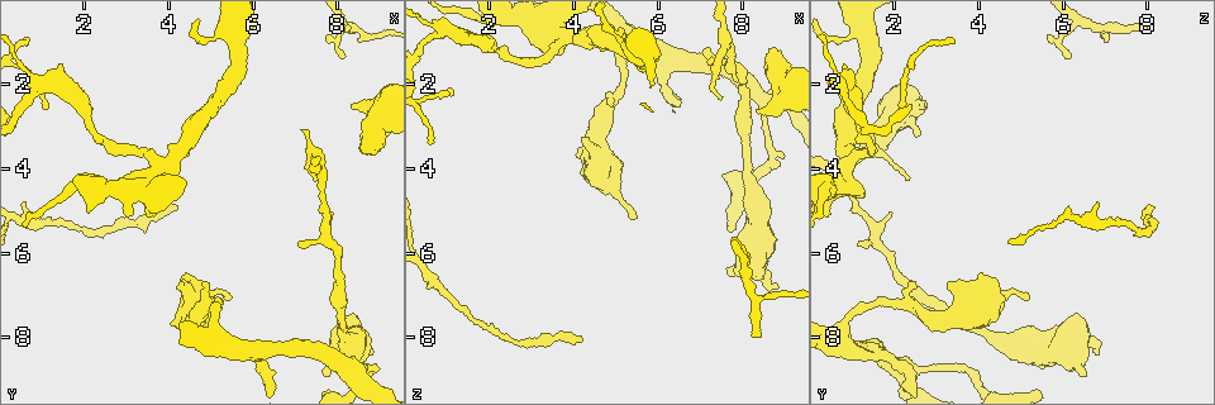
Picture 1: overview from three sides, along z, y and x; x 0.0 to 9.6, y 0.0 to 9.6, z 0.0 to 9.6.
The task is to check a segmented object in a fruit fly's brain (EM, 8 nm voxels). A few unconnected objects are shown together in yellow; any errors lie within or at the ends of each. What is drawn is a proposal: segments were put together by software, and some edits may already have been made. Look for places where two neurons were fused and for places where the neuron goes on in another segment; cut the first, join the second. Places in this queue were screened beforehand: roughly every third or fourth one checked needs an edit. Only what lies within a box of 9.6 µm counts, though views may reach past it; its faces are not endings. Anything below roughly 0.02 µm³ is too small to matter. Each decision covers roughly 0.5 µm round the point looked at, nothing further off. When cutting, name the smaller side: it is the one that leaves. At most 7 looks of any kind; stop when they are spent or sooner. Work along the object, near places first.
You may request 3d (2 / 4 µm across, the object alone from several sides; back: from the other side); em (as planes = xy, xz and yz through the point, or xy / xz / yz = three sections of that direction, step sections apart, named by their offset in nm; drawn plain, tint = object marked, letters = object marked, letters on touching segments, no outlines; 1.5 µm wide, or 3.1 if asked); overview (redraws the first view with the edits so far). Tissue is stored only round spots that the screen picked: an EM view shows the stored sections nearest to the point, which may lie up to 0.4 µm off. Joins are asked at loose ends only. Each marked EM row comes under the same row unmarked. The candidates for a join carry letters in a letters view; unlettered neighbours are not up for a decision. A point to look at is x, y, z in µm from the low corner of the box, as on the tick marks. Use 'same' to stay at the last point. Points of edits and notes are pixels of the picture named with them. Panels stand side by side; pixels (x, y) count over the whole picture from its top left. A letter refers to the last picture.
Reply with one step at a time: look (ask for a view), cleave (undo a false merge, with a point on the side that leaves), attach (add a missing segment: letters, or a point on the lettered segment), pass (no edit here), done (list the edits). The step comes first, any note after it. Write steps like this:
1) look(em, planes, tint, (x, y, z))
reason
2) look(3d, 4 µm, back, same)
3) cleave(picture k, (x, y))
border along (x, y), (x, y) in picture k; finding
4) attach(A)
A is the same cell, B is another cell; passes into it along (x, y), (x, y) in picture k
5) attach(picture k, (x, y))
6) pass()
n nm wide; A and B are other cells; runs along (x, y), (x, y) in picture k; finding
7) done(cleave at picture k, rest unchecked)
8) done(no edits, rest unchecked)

look(em, xy, step 4, tint, (8.75, 3.50, 1.20))
stops while still wide

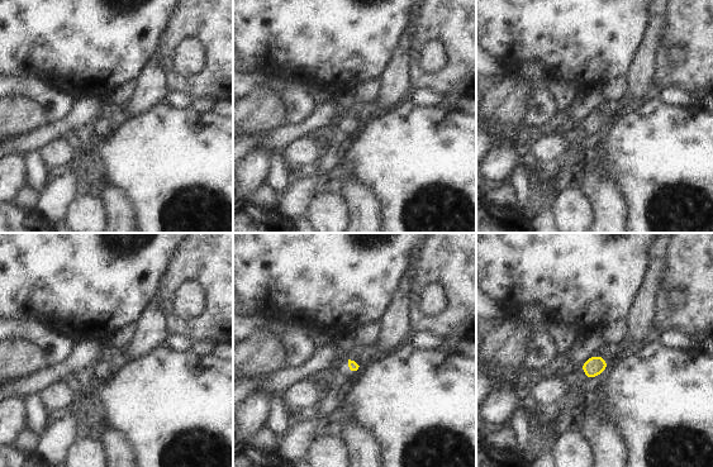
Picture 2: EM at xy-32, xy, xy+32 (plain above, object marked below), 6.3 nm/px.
look(em, planes, letters, same)

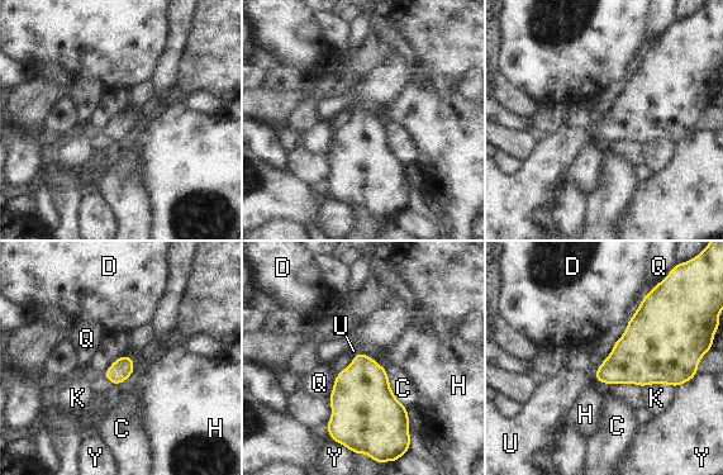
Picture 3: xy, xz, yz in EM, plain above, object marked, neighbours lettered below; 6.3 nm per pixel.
attach(U)
C touches over 300 nm; U is the same cell, C, D, H, K, Q and Y are other cells; it goes on there

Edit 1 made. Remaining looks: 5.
look(overview)
see it whole again

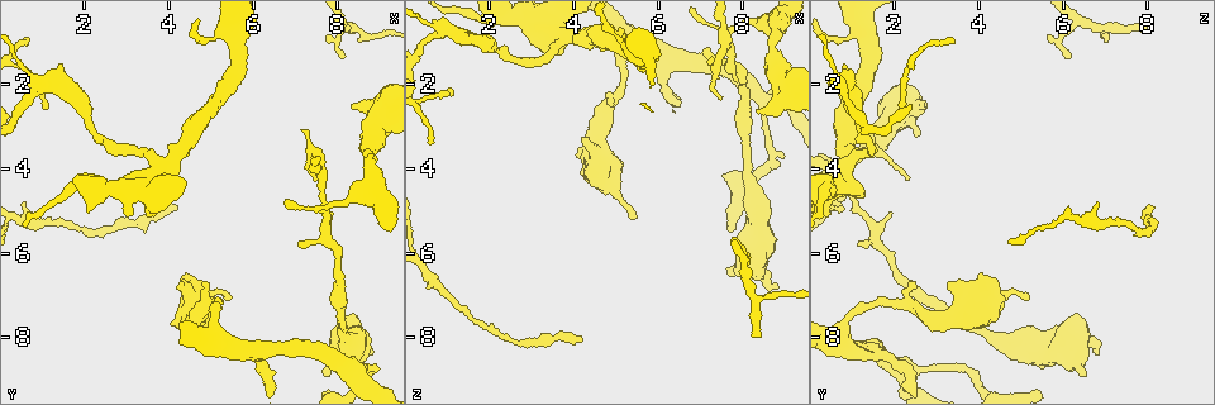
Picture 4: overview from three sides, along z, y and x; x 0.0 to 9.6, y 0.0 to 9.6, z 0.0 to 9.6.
look(em, yz, step 4, letters, (8.50, 8.75, 2.95))
a narrow waist

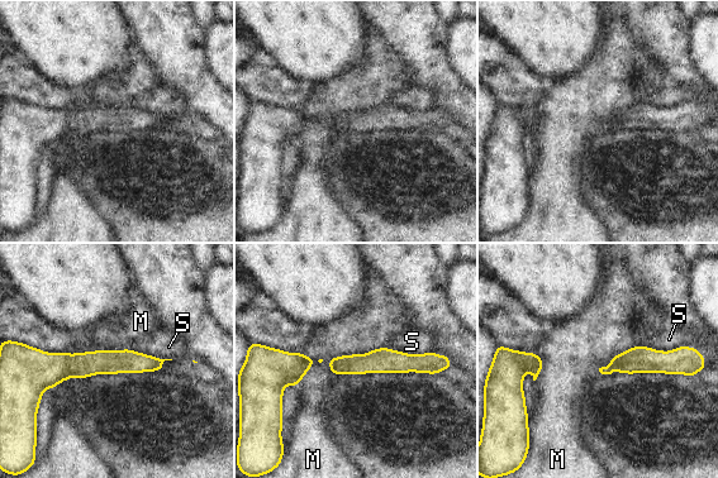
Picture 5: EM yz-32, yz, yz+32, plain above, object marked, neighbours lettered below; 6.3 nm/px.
pass()
110 nm wide; M and S are other cells; runs along (37, 359), (44, 363), (160, 364) in picture 5; continuous, no second neuron

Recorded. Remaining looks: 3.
look(em, xy, step 4, tint, (7.15, 5.75, 1.20))
tapers out

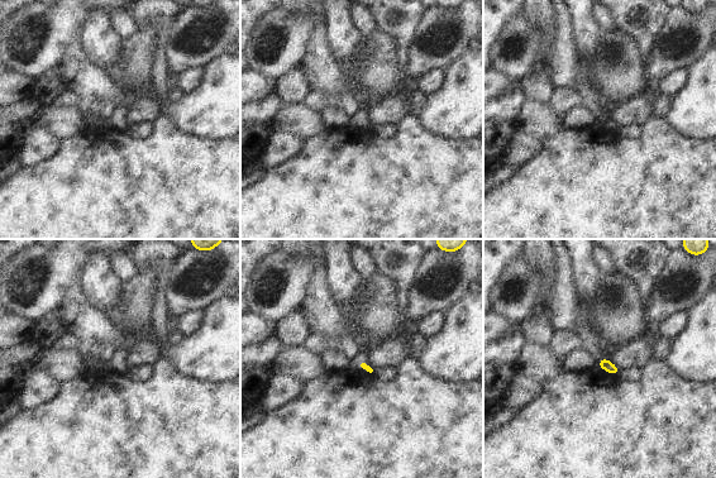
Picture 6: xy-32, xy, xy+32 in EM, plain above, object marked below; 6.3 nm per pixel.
look(em, planes, letters, same)

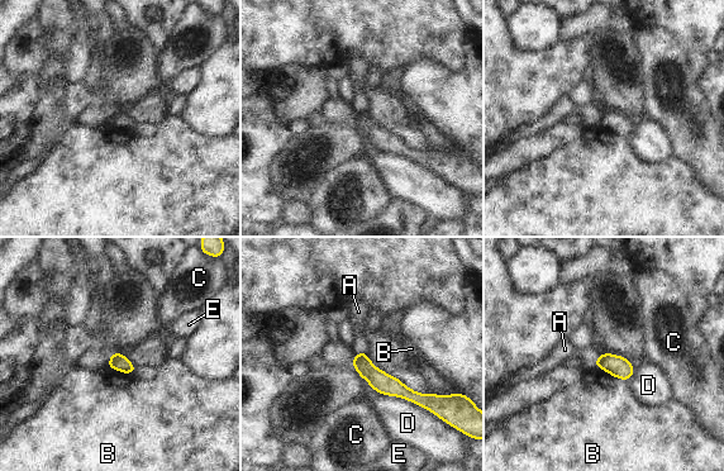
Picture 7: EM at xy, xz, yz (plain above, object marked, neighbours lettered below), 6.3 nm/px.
pass()
A, B, C, D and E are other cells; runs along (356, 361), (377, 380), (427, 398) in picture 7; no lettered segment goes on from it

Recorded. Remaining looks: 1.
done(attach at picture 3, rest unchecked)

